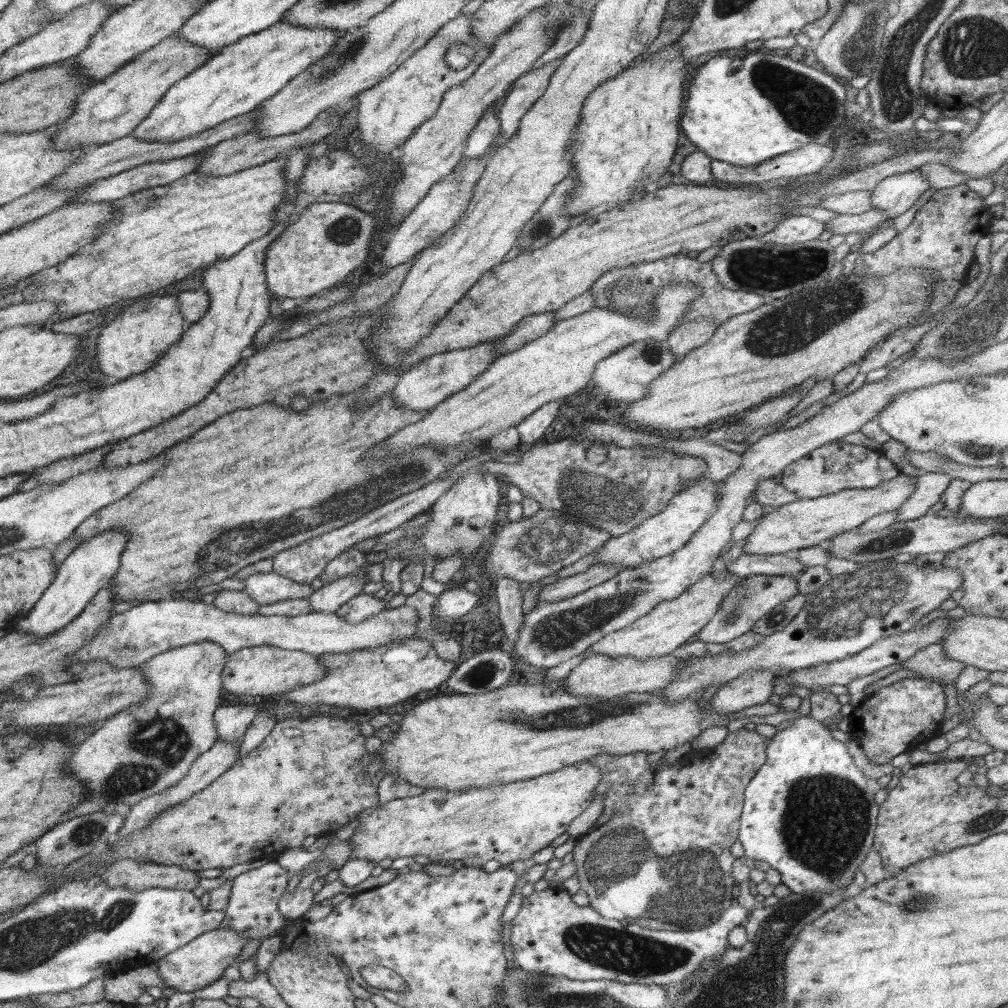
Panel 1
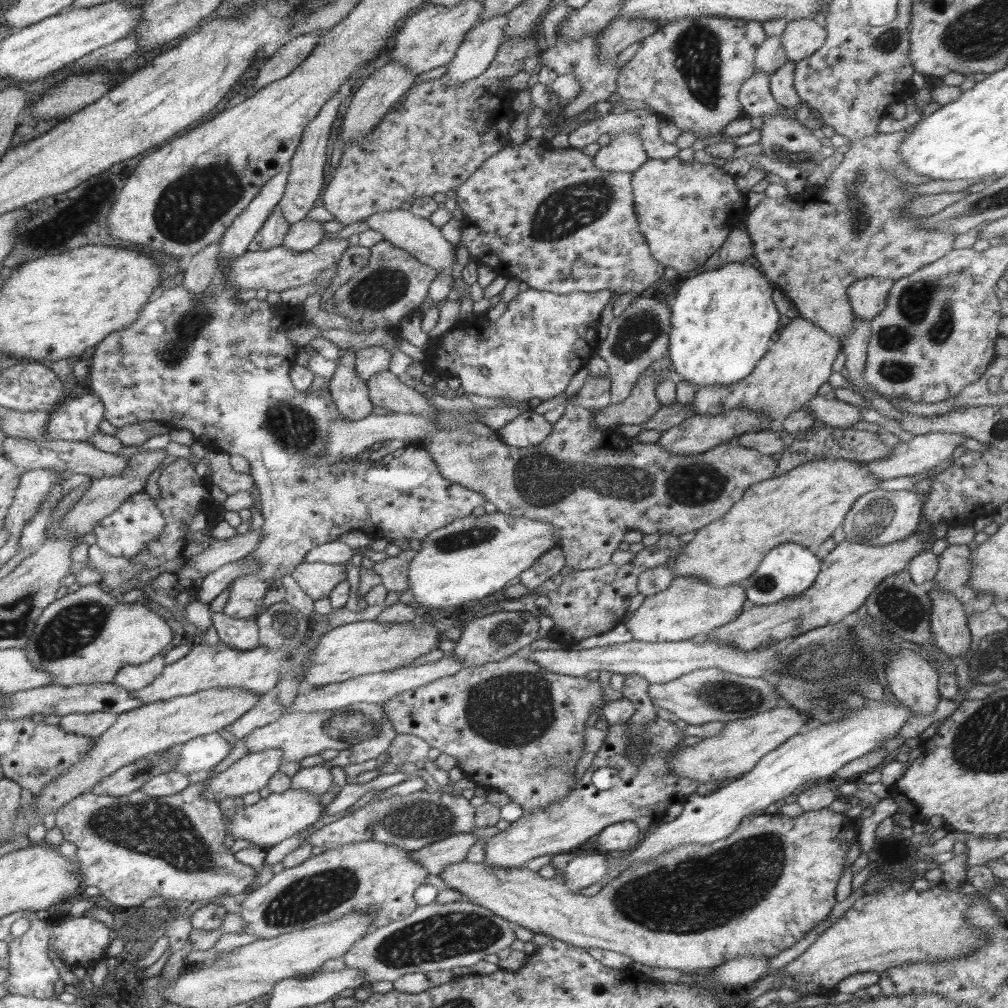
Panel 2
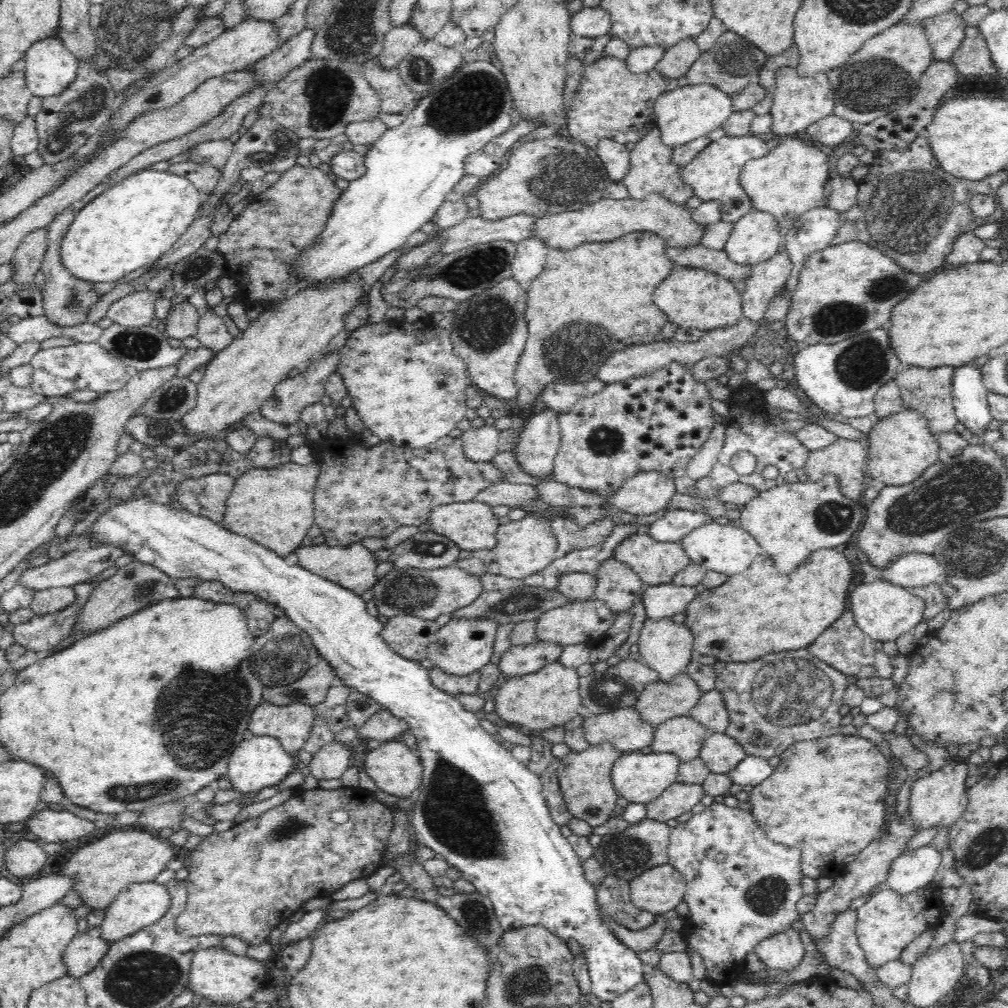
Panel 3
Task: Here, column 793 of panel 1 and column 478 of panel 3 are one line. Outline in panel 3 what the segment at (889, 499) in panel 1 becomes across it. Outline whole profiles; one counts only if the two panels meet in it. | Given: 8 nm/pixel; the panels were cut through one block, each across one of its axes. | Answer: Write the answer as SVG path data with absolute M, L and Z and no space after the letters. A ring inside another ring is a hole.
M459 502L442 504L433 508L430 518L430 531L437 532L450 539L460 550L471 550L476 554L483 554L485 551L494 548L497 543L497 530L501 525L498 517L494 515L492 506L485 502Z

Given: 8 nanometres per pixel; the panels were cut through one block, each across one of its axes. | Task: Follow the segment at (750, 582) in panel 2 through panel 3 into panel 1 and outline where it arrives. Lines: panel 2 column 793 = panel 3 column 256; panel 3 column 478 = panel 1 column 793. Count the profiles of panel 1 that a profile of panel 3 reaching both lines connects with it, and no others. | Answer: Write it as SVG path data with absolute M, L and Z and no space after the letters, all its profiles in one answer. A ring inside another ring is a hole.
M809 714L801 718L794 718L794 720L789 720L788 722L788 728L776 732L776 735L772 737L770 745L765 751L766 762L764 762L763 766L760 766L758 772L755 772L744 791L743 810L737 839L742 843L746 857L768 862L772 868L778 870L781 876L781 883L790 888L792 893L810 891L812 893L836 894L852 884L856 870L859 869L859 866L864 862L865 856L872 849L871 846L873 845L879 814L879 804L874 799L876 787L872 780L856 767L853 756L850 756L845 744L832 737L832 729L828 728L829 721L814 720Z

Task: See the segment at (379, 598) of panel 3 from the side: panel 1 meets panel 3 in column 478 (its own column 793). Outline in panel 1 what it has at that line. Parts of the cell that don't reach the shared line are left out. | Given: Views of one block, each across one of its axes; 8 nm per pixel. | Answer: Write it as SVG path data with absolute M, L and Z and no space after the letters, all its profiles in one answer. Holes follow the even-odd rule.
M756 574L740 578L739 583L734 586L720 603L716 614L712 620L698 634L698 640L706 643L727 644L731 640L742 636L751 630L754 623L761 616L768 614L775 606L781 602L792 598L798 593L798 583L794 576L766 576Z

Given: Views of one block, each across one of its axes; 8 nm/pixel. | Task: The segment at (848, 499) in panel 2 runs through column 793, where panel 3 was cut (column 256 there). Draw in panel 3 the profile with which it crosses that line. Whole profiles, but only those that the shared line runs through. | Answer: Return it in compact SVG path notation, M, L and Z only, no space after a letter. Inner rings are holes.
M290 461L274 468L252 468L235 480L235 486L227 500L225 515L220 525L236 534L277 552L282 558L292 559L295 549L308 541L306 533L314 526L314 492L320 475L318 462L301 465Z

